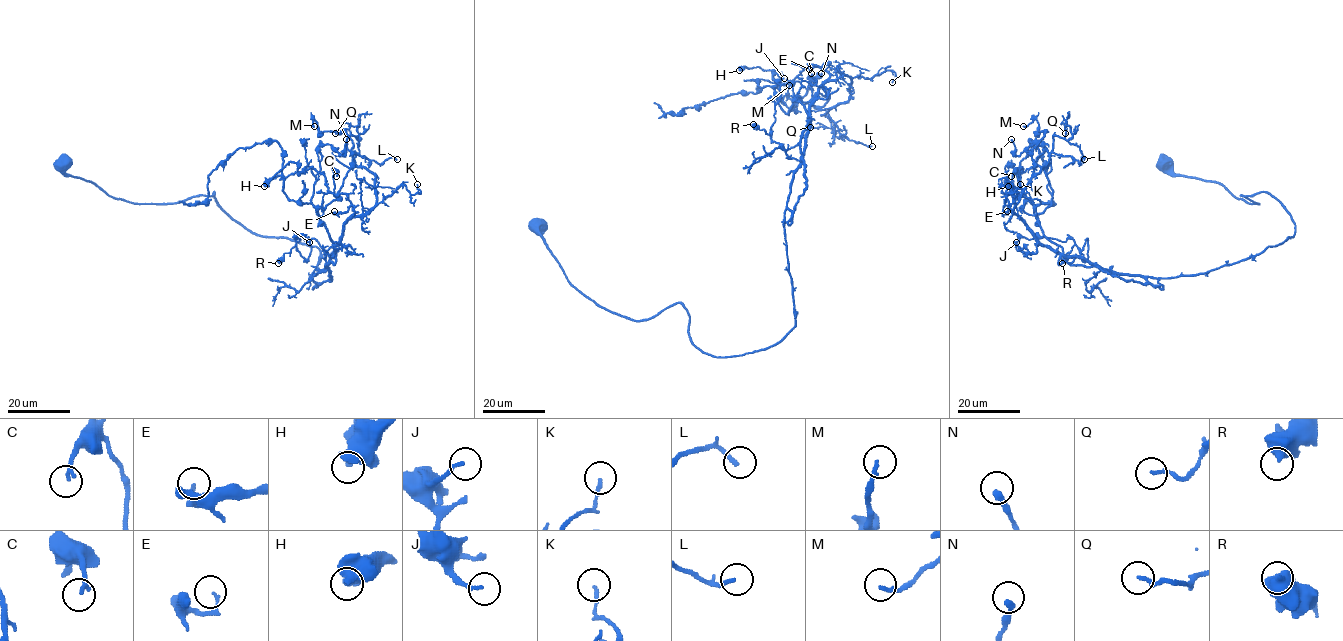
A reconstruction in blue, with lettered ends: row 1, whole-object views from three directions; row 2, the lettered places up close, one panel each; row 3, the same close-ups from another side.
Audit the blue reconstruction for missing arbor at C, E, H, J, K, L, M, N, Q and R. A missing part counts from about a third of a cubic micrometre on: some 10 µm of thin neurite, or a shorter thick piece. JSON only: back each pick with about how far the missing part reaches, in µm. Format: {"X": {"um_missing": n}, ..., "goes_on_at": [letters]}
{"goes_on_at": []}

